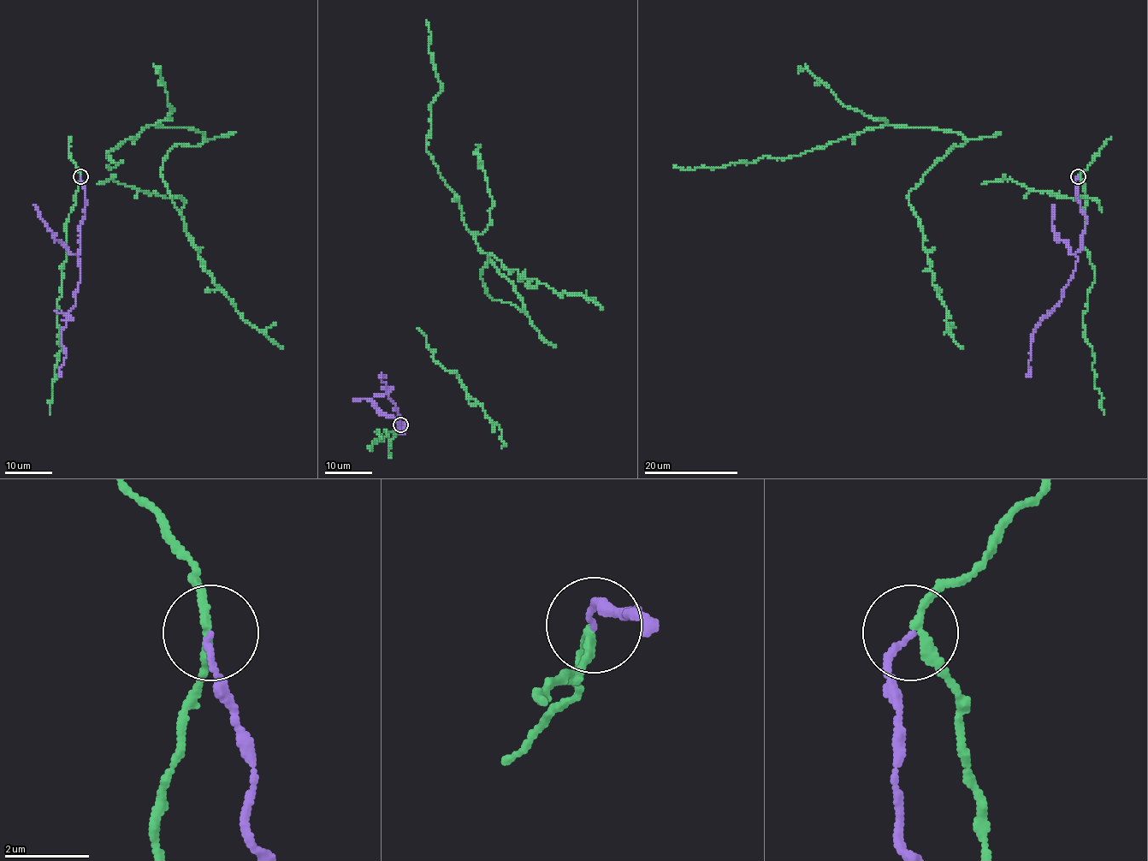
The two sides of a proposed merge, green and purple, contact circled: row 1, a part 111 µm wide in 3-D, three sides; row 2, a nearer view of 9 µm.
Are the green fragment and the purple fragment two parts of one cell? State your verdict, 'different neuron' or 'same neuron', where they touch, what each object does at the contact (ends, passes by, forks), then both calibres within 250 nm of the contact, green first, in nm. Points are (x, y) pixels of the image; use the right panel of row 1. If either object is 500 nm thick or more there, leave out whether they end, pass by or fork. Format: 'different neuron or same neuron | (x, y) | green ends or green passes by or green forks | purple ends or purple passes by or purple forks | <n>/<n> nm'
different neuron | (1078, 176) | green passes by | purple ends | 180/120 nm

